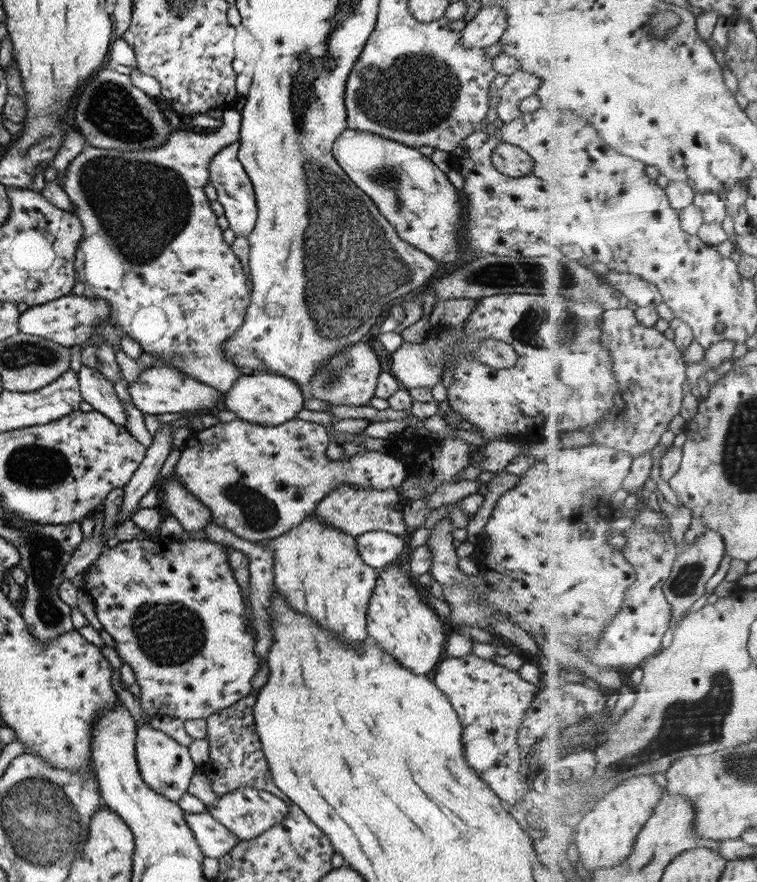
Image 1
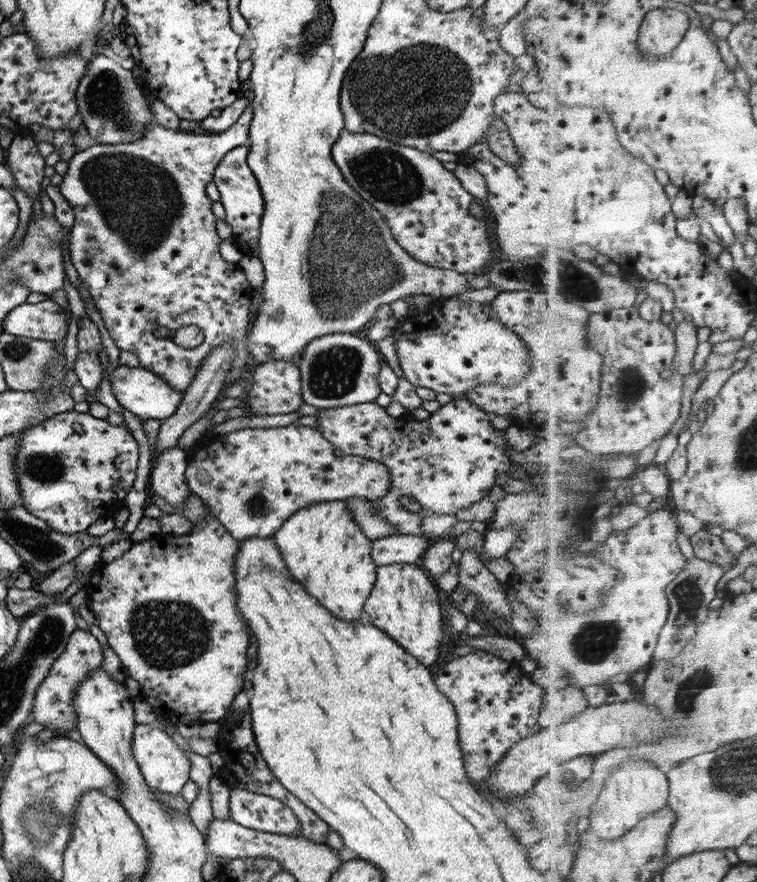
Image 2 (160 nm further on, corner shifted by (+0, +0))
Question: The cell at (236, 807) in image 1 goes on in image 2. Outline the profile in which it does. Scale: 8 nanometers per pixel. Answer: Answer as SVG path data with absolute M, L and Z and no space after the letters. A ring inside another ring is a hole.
M230 789L229 820L248 829L295 836L300 828L293 811L280 800L248 790Z

